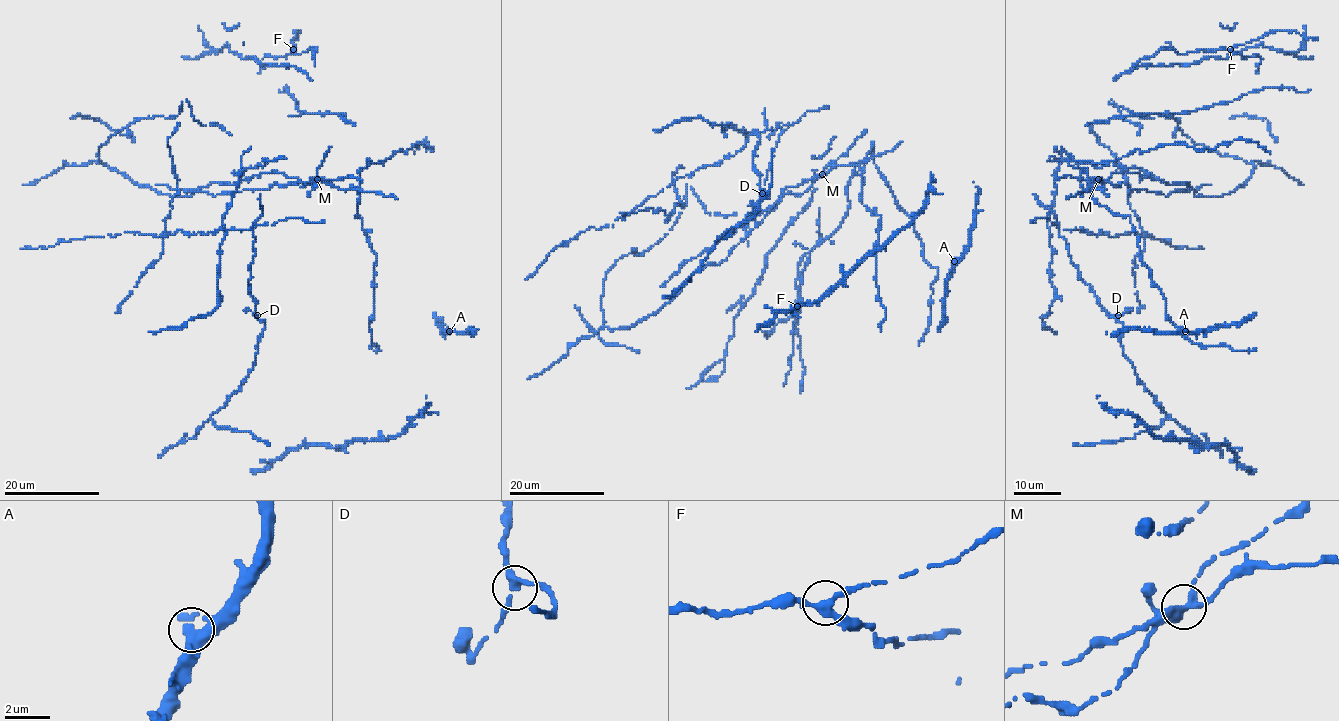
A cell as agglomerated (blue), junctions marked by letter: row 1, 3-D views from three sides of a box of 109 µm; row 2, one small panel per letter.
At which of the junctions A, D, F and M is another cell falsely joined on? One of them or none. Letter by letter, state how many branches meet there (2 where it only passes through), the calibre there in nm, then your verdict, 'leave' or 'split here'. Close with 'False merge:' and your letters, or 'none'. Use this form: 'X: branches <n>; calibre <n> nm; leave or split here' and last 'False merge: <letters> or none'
A: branches 3; calibre 320 nm; leave
D: branches 3; calibre 260 nm; leave
F: branches 3; calibre 300 nm; leave
M: branches 3; calibre 380 nm; split here
False merge: M

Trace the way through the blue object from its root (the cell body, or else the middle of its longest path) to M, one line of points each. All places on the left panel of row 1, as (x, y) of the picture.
M: (277, 159), (268, 161), (263, 167), (246, 167), (240, 178), (250, 179), (275, 171), (306, 184), (317, 179)

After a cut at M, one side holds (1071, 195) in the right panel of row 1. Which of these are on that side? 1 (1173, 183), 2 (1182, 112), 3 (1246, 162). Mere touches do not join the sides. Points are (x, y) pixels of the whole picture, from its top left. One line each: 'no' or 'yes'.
1: yes
2: no
3: yes

